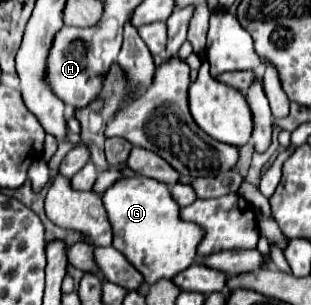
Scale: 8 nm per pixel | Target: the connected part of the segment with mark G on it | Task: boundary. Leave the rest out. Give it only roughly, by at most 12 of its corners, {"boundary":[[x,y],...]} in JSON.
{"boundary":[[119,178],[101,196],[112,245],[147,284],[195,260],[201,228],[169,186]]}

